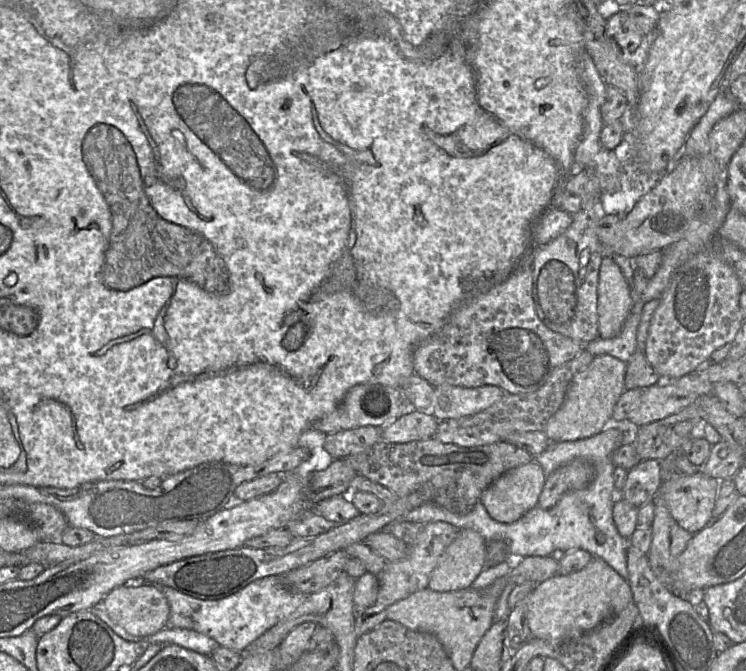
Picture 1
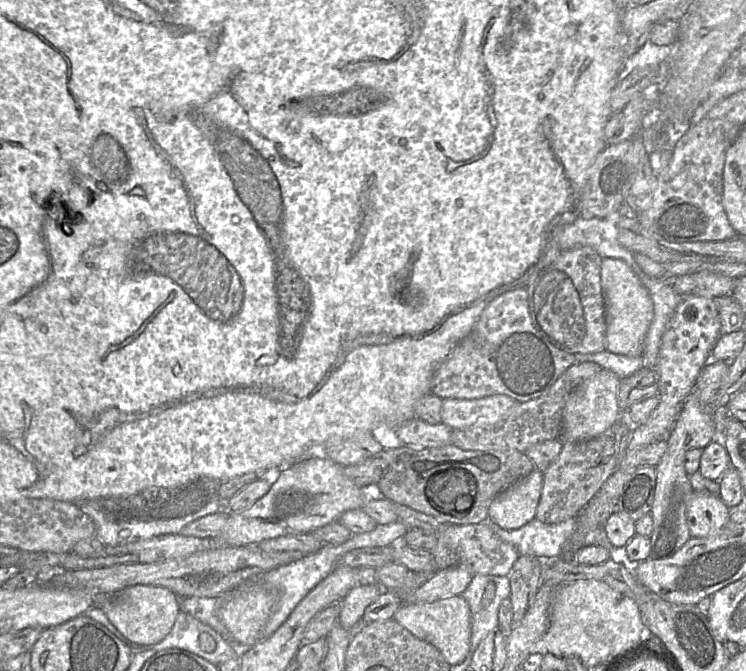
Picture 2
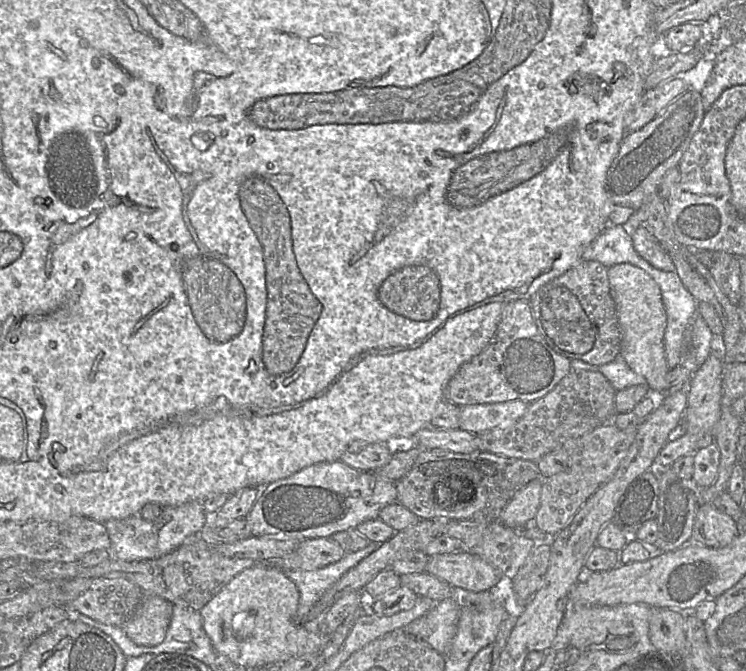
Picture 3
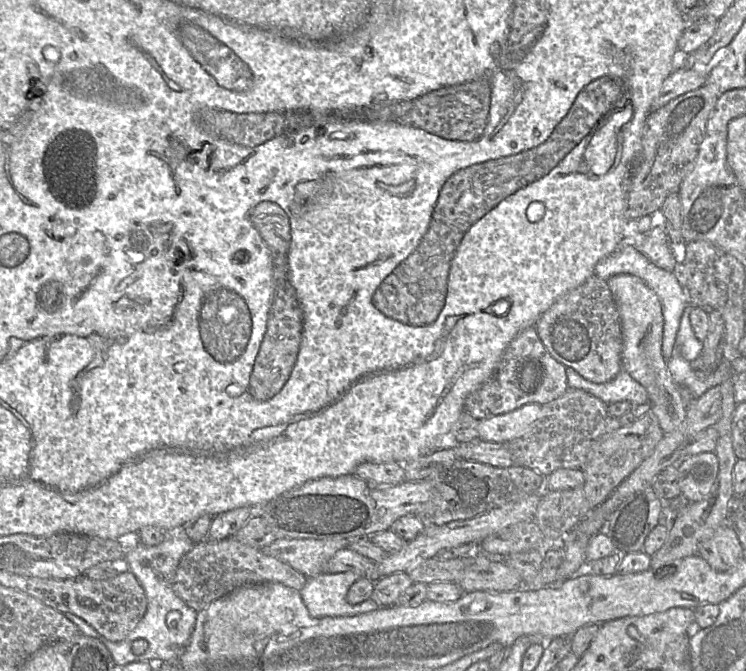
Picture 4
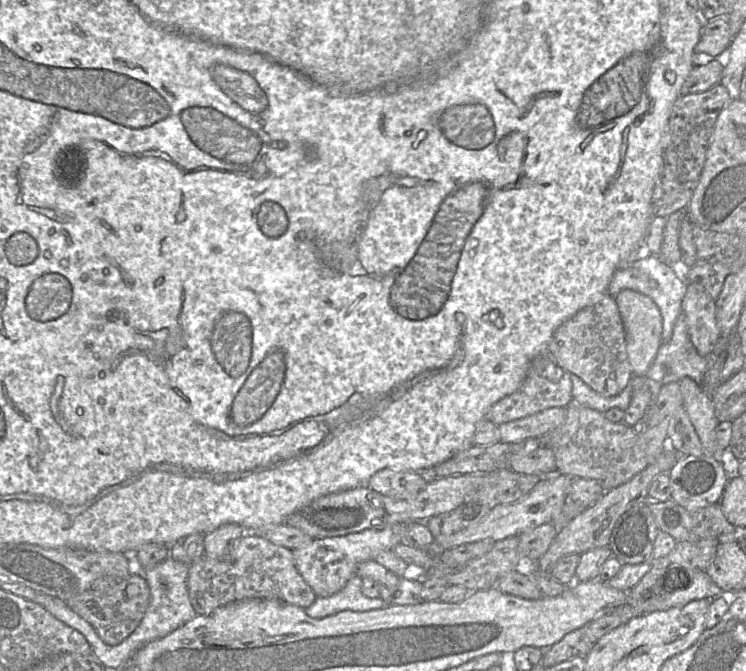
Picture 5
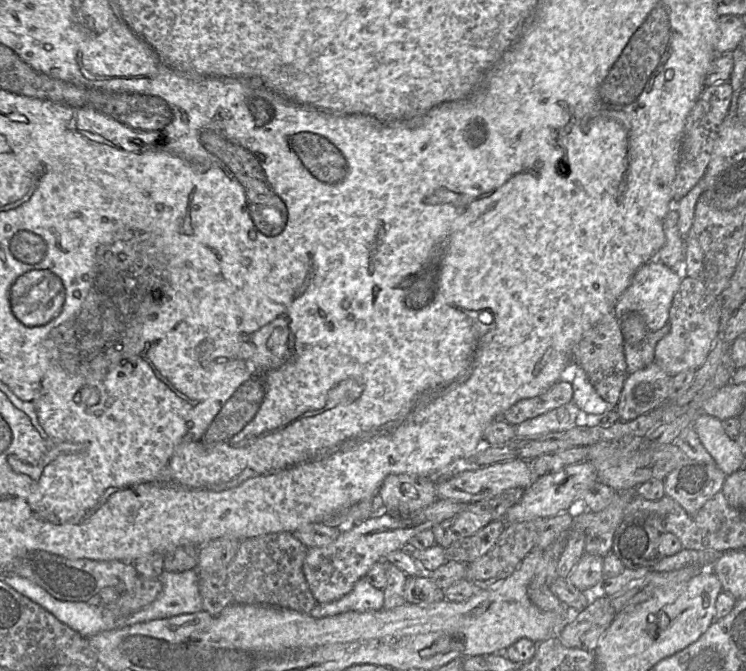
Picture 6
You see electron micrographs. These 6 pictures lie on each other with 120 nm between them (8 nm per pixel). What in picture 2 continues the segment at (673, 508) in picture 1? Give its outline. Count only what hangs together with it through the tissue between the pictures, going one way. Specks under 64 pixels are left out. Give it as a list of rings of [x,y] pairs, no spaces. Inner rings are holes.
[[[694,491],[686,506],[687,524],[692,537],[716,534],[728,521],[730,509],[717,495]]]

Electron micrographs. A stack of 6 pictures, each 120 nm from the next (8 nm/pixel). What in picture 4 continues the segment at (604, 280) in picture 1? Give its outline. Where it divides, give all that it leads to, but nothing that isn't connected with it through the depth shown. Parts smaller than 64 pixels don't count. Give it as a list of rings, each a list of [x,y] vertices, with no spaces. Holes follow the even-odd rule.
[[[614,275],[608,279],[608,286],[622,326],[622,368],[648,391],[649,402],[663,432],[672,432],[686,417],[686,403],[662,353],[664,318],[661,302],[655,292],[637,276]]]

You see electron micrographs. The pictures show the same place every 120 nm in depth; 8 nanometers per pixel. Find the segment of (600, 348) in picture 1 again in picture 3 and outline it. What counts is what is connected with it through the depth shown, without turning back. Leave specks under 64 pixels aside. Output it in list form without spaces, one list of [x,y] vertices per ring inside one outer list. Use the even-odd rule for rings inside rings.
[[[619,355],[612,362],[601,366],[591,365],[577,359],[573,359],[570,362],[570,370],[588,370],[600,372],[608,379],[616,391],[623,390],[634,385],[647,384],[646,379],[634,372],[627,365],[626,361],[621,355]]]

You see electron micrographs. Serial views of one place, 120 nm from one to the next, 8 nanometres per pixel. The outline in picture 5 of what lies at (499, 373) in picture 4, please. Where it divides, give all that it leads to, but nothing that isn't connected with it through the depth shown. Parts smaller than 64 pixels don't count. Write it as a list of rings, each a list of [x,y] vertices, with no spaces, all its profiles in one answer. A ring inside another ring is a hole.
[[[549,352],[539,354],[531,361],[522,385],[512,394],[493,404],[485,418],[498,426],[551,407],[566,407],[572,400],[572,383],[569,374],[556,364]]]

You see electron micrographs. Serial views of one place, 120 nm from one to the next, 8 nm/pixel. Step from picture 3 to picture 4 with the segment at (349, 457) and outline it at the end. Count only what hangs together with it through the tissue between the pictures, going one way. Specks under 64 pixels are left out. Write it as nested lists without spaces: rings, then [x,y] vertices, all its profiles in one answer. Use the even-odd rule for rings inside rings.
[[[363,462],[356,467],[354,474],[365,480],[370,488],[394,486],[405,481],[403,464],[397,462]]]

